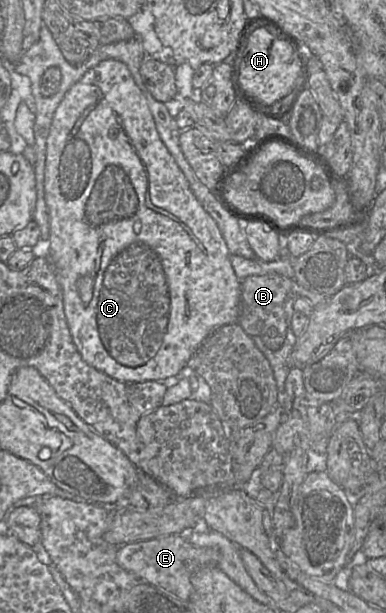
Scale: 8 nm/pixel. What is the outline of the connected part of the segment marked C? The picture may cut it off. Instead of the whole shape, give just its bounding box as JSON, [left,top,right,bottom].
[44,59,241,382]

